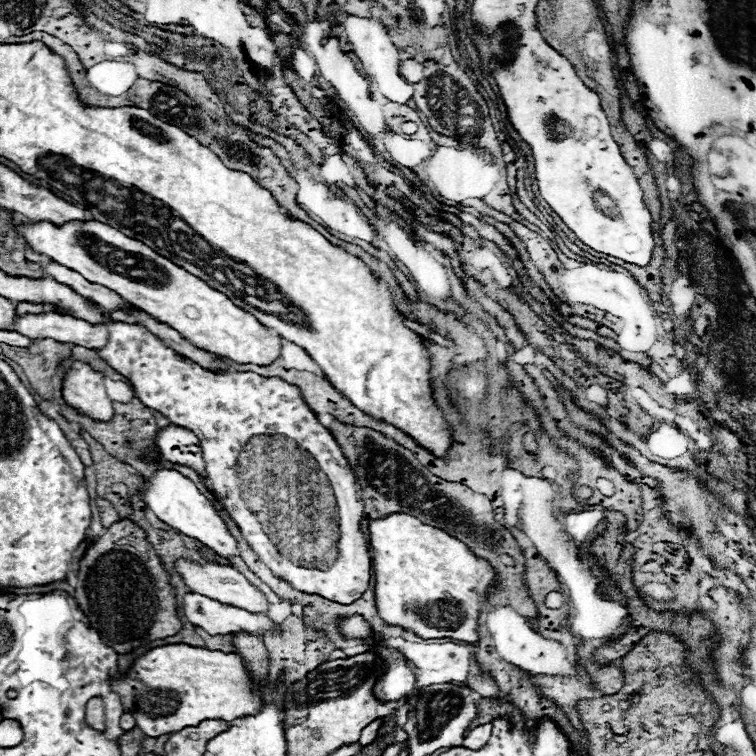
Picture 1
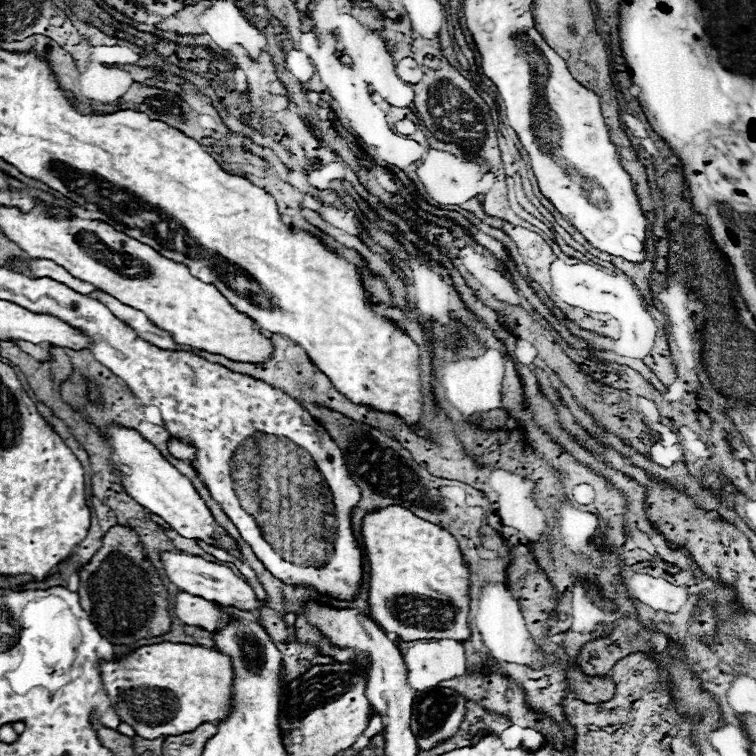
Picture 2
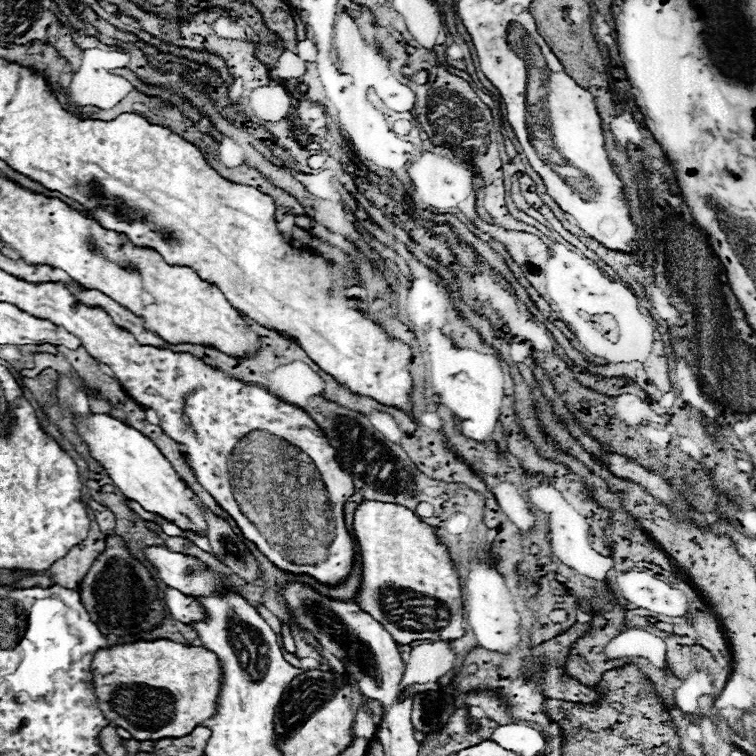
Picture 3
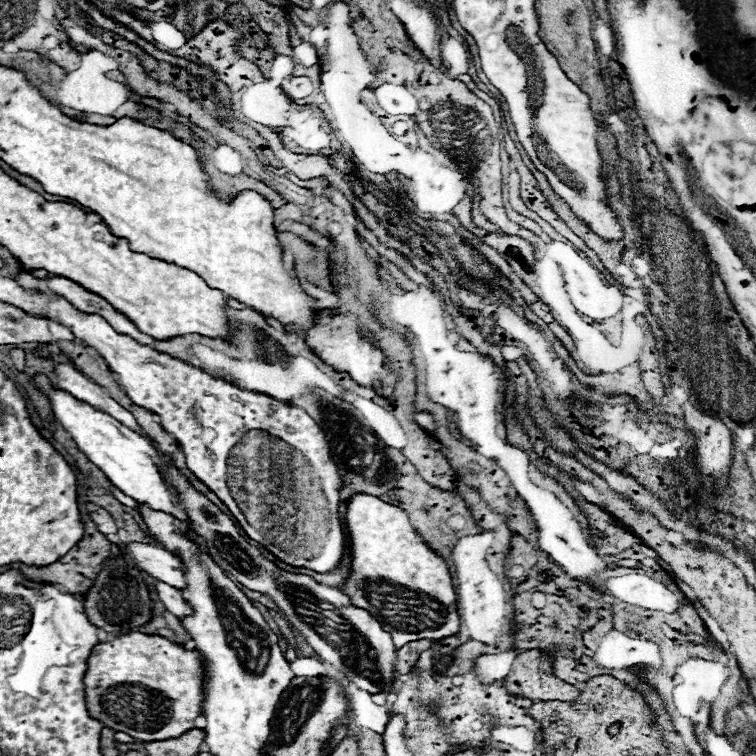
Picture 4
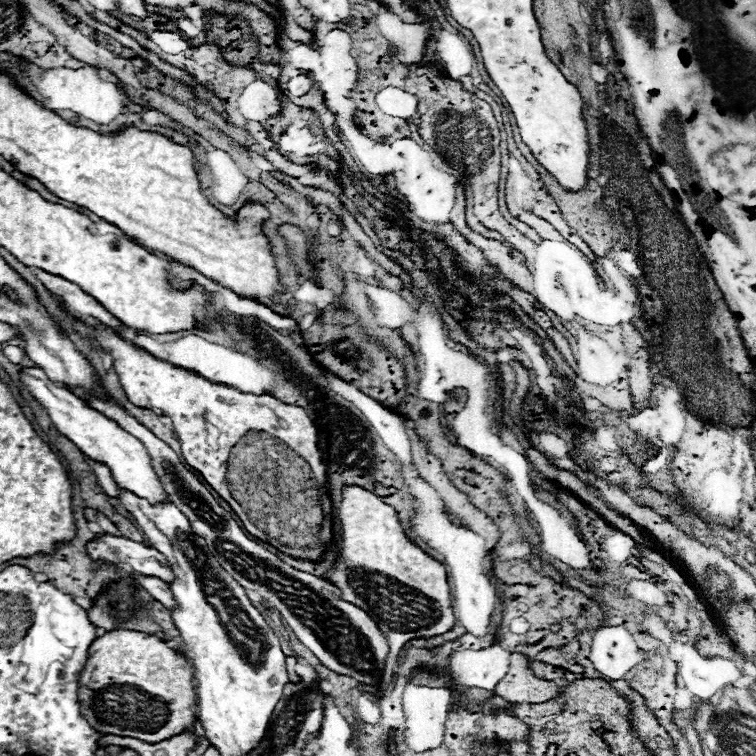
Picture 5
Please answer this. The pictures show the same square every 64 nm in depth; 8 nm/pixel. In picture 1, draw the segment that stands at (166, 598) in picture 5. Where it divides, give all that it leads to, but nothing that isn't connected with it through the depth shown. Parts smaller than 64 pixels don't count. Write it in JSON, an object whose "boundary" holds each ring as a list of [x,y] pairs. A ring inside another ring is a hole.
{"boundary":[[[184,594],[182,612],[190,624],[204,628],[212,636],[216,634],[226,636],[228,632],[238,632],[238,630],[256,632],[264,636],[264,632],[272,628],[272,622],[266,614],[244,612],[240,608],[220,604],[218,600],[210,600],[200,594]]]}

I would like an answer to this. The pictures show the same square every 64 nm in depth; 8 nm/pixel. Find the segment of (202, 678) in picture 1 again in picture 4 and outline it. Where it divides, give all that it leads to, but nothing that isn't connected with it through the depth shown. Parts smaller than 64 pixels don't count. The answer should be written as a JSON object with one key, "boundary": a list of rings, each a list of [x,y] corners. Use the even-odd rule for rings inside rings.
{"boundary":[[[126,632],[92,648],[88,670],[84,674],[86,708],[94,720],[100,720],[114,732],[130,734],[142,742],[176,738],[194,728],[194,720],[202,714],[202,660],[198,652],[188,652],[168,638],[148,636],[142,632]]]}

